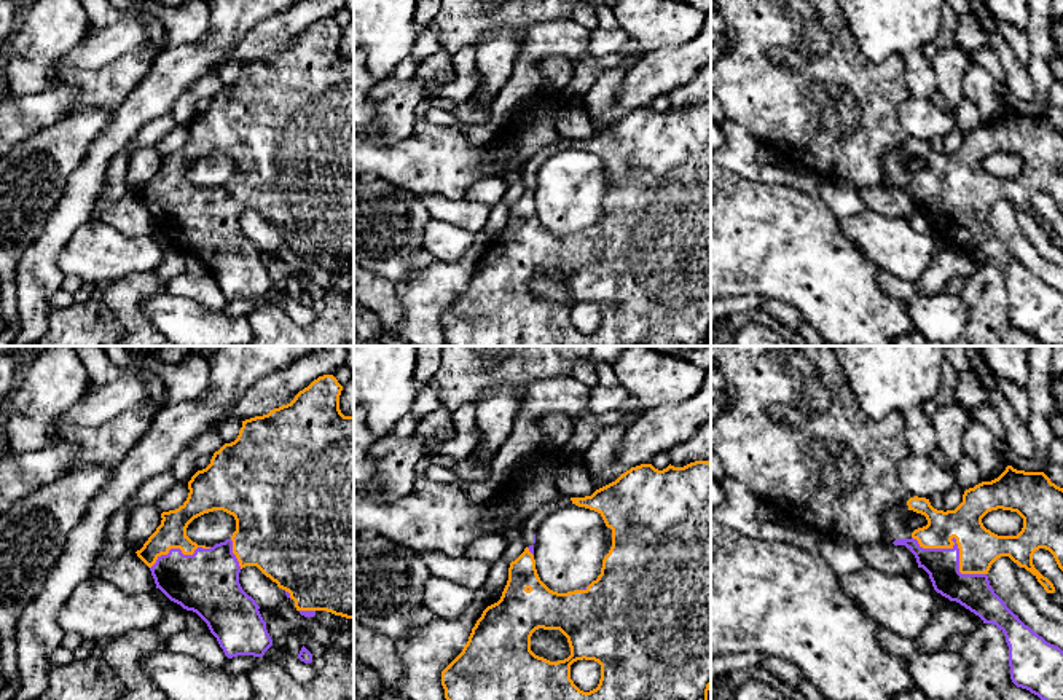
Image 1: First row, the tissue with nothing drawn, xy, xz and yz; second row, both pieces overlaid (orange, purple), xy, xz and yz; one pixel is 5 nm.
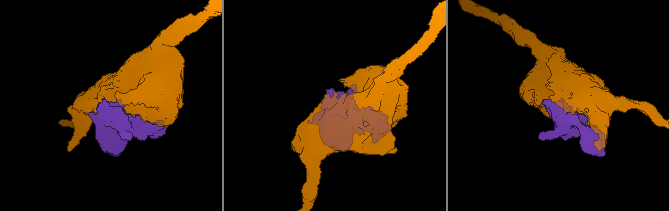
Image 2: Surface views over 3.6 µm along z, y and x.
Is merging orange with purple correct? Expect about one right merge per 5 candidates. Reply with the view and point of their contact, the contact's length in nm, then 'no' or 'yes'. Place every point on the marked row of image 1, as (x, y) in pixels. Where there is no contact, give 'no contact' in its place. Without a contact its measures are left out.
yz (958, 547) | 420 nm | yes

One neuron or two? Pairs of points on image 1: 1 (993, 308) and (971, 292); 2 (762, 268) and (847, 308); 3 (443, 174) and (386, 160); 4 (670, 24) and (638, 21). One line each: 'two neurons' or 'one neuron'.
1: one neuron
2: one neuron
3: one neuron
4: one neuron

